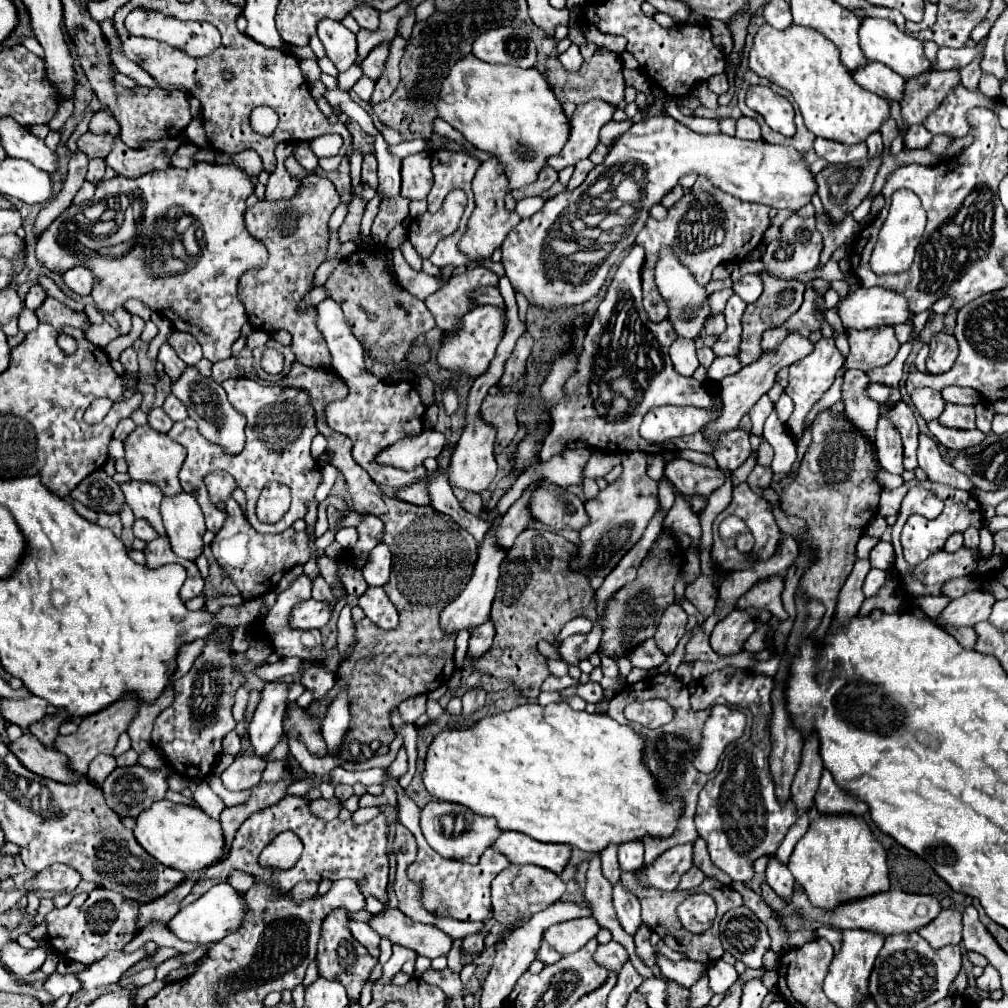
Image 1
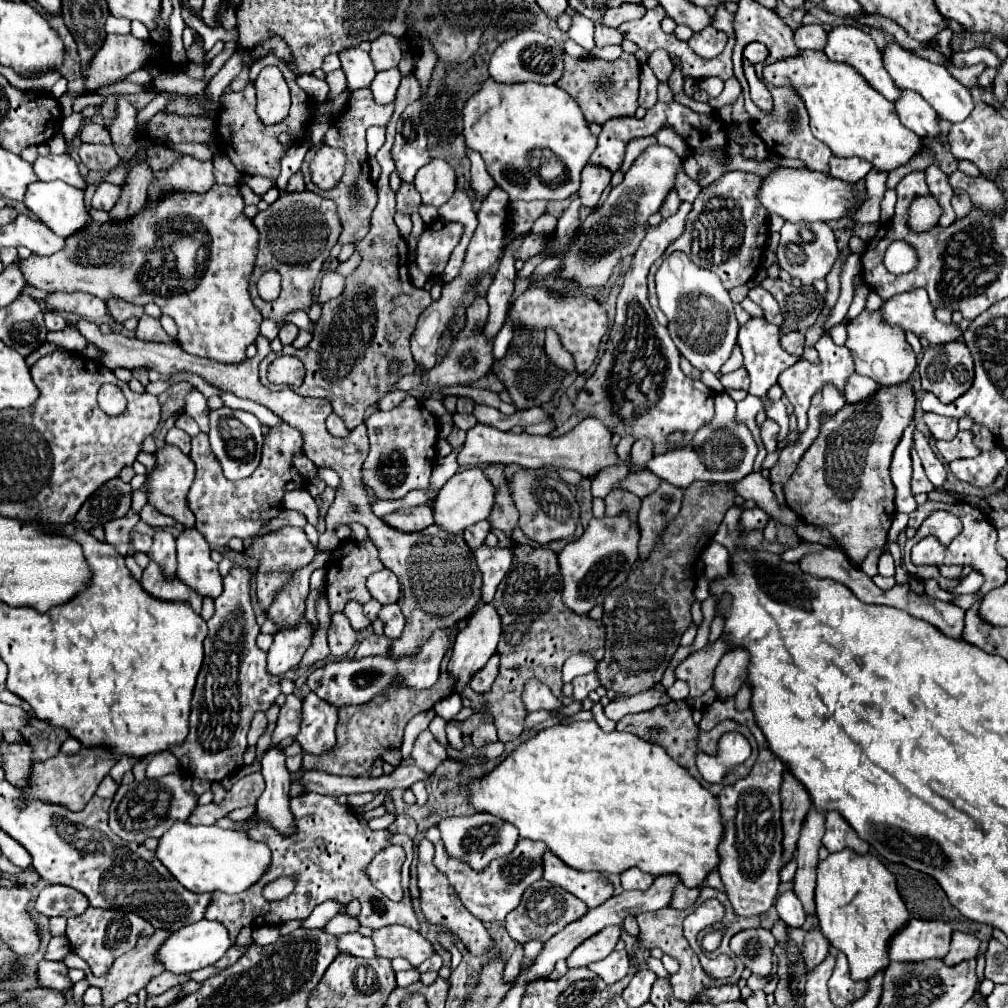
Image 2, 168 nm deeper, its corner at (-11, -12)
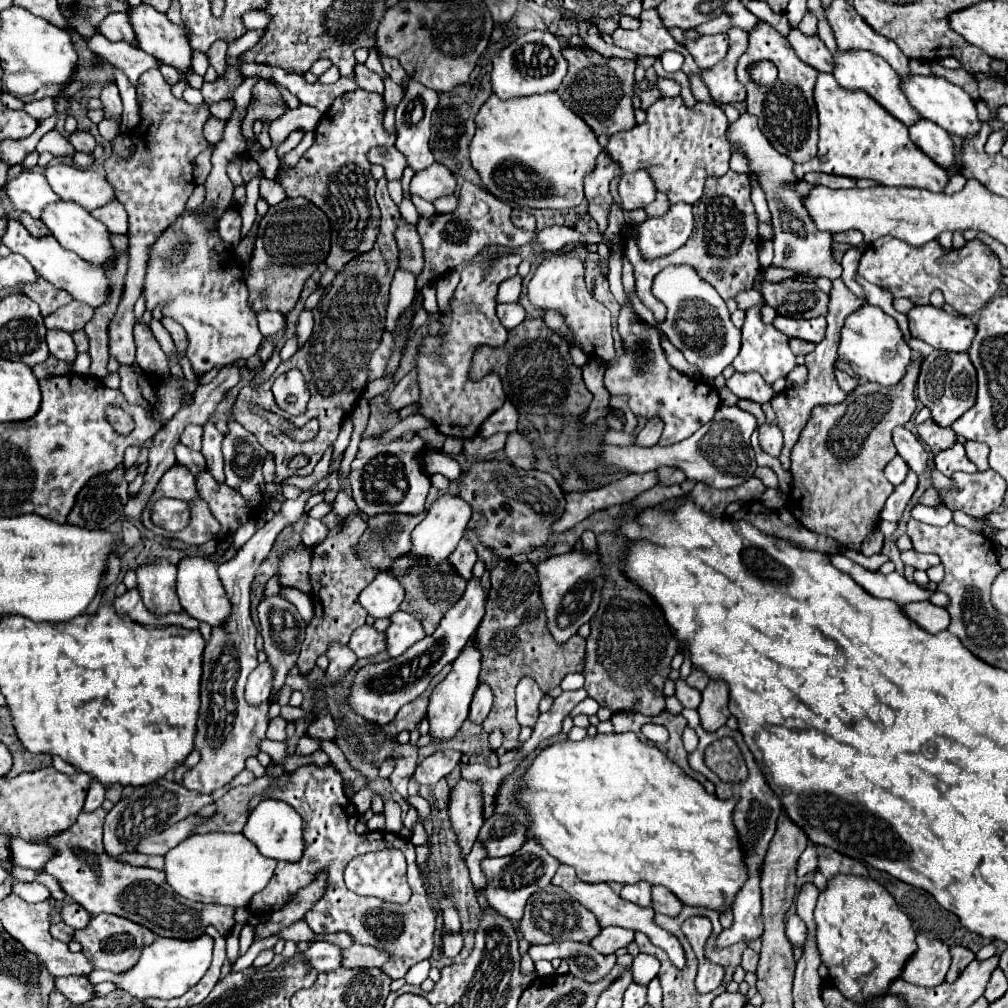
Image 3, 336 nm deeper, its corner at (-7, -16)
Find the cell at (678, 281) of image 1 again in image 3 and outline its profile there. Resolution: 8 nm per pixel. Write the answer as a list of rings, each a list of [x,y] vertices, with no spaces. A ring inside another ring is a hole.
[[[686,264],[668,266],[654,278],[652,294],[668,310],[666,320],[660,326],[662,332],[702,376],[716,378],[728,364],[732,364],[740,352],[740,330],[730,322],[730,312],[710,282],[700,280],[698,272]]]

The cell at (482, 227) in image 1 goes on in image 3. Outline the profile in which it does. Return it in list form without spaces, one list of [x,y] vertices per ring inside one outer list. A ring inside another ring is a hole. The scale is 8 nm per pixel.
[[[412,368],[402,380],[396,382],[396,386],[390,392],[388,402],[392,404],[392,408],[404,408],[412,402],[418,402],[420,390],[418,390],[418,382],[416,382],[416,368]]]

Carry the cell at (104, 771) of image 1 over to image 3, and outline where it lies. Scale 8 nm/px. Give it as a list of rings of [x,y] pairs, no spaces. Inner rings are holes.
[[[94,780],[94,782],[90,784],[90,790],[88,790],[88,796],[86,796],[84,810],[86,810],[86,812],[92,812],[92,810],[100,808],[102,802],[104,802],[104,796],[106,796],[106,788],[104,788],[98,780]]]

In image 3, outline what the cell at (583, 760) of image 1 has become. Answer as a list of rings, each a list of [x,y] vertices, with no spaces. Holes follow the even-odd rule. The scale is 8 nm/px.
[[[624,732],[624,734],[596,734],[596,736],[586,736],[580,742],[564,740],[564,742],[554,742],[546,748],[540,750],[540,754],[534,758],[534,762],[526,768],[522,778],[518,780],[518,786],[514,790],[514,800],[516,804],[526,812],[530,824],[528,824],[528,834],[526,840],[536,840],[544,850],[548,850],[558,862],[568,864],[576,870],[576,876],[584,882],[618,882],[618,884],[634,884],[640,880],[646,880],[650,884],[662,884],[670,892],[674,892],[682,904],[688,906],[706,906],[716,912],[722,912],[724,908],[730,906],[732,898],[744,884],[744,862],[742,862],[742,852],[740,852],[740,842],[736,838],[736,830],[732,824],[732,806],[734,800],[720,800],[714,794],[708,794],[700,782],[690,778],[686,772],[682,772],[668,756],[664,756],[656,746],[642,744],[634,732]]]

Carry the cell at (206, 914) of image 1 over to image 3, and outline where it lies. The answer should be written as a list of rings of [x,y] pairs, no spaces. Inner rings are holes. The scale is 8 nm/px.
[[[204,934],[196,940],[168,940],[168,938],[156,938],[150,946],[142,950],[142,956],[134,968],[130,968],[126,974],[114,974],[108,970],[96,970],[88,980],[92,984],[110,980],[120,986],[120,990],[132,994],[138,1000],[144,998],[178,998],[186,990],[190,990],[194,984],[200,982],[200,978],[206,974],[206,970],[212,964],[212,950],[214,950],[214,940],[212,936]]]

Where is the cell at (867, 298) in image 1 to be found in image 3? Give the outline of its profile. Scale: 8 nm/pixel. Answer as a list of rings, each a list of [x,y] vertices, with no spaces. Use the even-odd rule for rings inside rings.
[[[914,306],[908,314],[910,332],[914,338],[928,342],[936,350],[968,352],[976,326],[966,316],[952,316],[934,306]]]

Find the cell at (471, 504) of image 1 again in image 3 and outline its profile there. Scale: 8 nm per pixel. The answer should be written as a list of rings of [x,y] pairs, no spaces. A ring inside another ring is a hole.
[[[460,540],[456,550],[450,554],[450,562],[468,580],[472,576],[472,568],[476,562],[476,548],[468,540]]]

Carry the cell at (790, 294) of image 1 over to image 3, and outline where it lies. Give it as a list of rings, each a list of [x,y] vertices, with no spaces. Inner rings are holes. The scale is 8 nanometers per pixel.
[[[784,280],[778,284],[762,282],[760,292],[764,302],[778,314],[788,318],[818,318],[826,316],[828,294],[820,292],[816,284],[800,280]]]

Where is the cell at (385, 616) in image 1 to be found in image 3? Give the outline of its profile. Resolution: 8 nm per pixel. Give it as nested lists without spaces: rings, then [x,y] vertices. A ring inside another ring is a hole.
[[[394,612],[390,616],[390,626],[386,628],[386,650],[392,658],[406,652],[414,642],[422,640],[426,634],[422,632],[422,624],[408,612]]]

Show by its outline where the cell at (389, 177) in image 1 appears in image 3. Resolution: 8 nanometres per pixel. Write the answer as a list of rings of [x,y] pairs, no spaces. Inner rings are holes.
[[[410,80],[408,90],[396,108],[396,144],[394,146],[406,156],[408,168],[412,168],[414,172],[424,170],[434,162],[434,156],[428,146],[428,138],[430,138],[430,118],[436,104],[438,104],[438,92],[424,88],[424,84],[416,80]]]

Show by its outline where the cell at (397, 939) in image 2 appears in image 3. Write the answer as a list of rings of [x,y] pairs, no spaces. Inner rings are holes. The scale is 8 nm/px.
[[[352,944],[344,950],[346,968],[382,968],[388,962],[388,952],[372,948],[368,944]]]

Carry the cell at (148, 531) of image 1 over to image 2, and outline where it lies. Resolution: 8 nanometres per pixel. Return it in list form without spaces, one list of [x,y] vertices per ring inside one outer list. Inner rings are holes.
[[[136,534],[136,536],[132,536],[132,546],[136,552],[148,552],[148,548],[152,546],[152,536]]]

